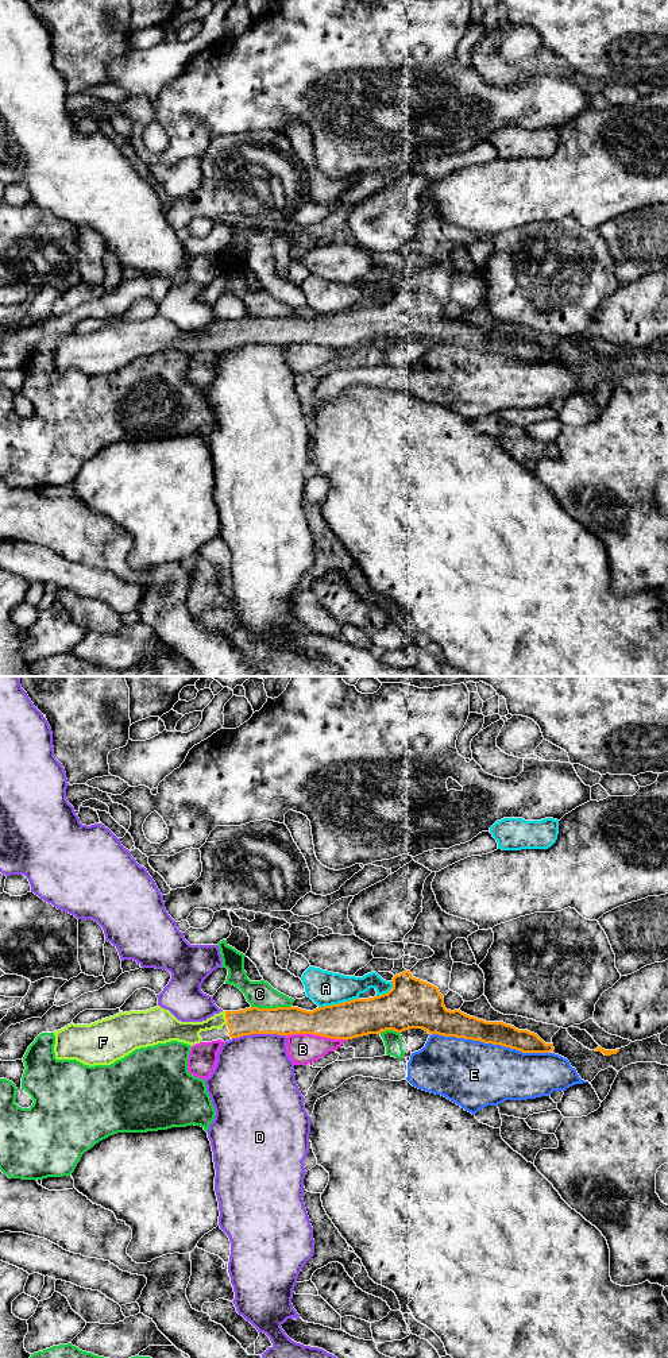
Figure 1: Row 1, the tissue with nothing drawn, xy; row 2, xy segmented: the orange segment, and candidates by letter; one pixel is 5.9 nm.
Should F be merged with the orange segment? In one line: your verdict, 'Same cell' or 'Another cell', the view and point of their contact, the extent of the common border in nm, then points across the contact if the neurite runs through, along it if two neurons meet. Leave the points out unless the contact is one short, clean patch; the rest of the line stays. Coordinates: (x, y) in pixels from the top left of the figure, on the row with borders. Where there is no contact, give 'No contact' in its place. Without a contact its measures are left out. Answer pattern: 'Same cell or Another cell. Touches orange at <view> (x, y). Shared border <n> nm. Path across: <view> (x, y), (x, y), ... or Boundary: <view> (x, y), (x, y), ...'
Same cell. Touches orange at xy (226, 1017). Shared border 80 nm. Path across: xy (251, 1021), (235, 1021), (226, 1017), (188, 1033)

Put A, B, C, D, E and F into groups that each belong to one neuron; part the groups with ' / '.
A / B / C / D / E / F

